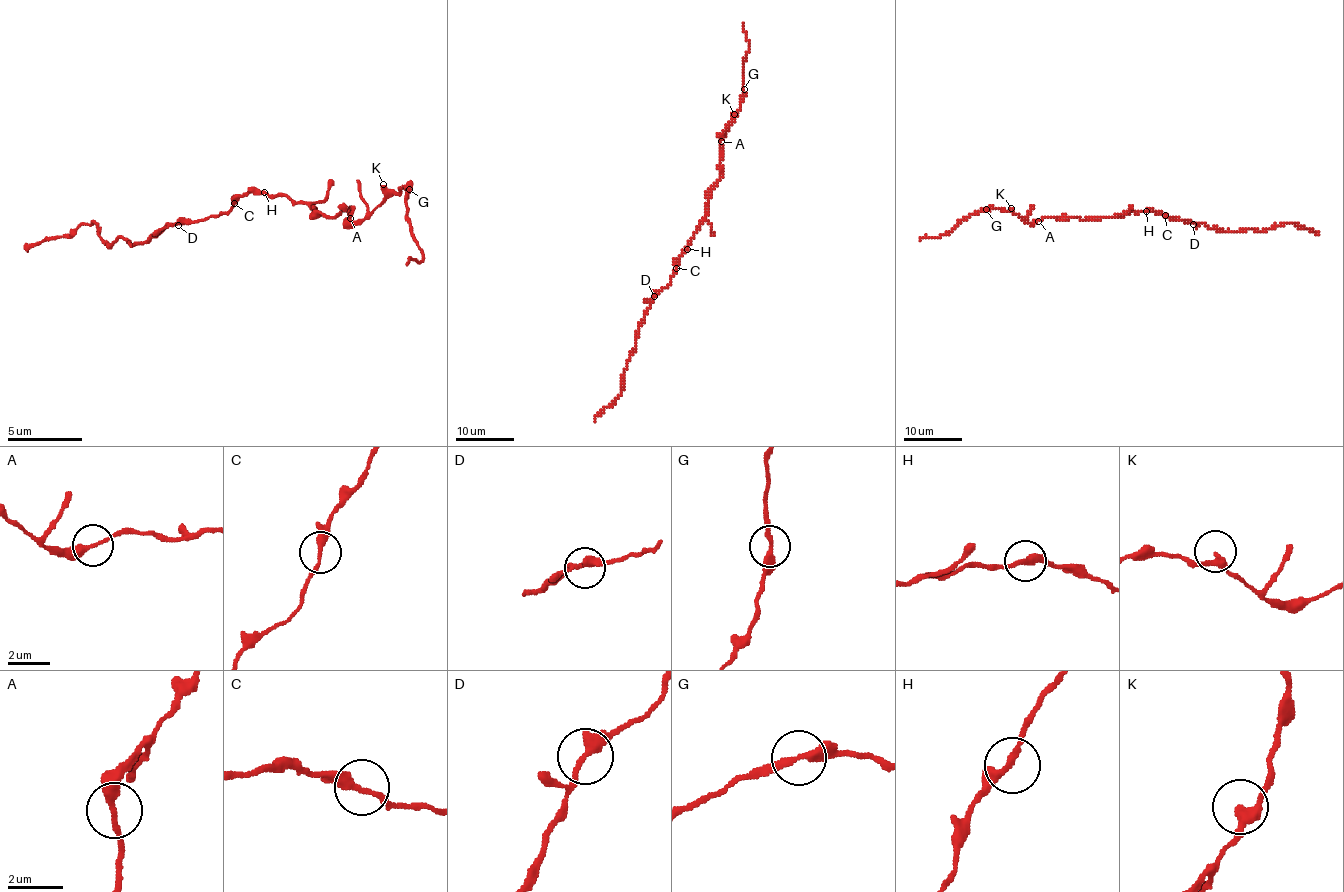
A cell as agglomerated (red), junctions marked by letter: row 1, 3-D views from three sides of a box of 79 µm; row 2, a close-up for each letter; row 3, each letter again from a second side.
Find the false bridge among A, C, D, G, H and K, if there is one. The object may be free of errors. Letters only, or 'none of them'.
G

